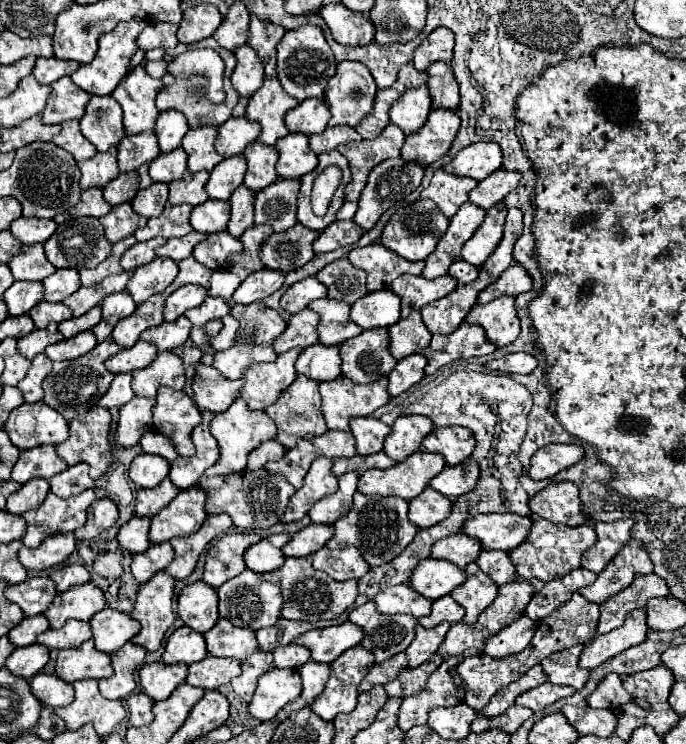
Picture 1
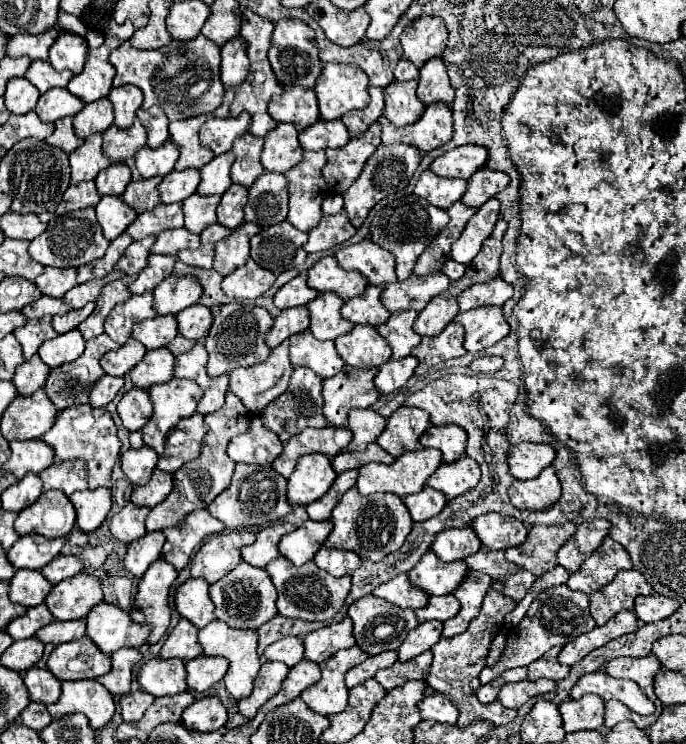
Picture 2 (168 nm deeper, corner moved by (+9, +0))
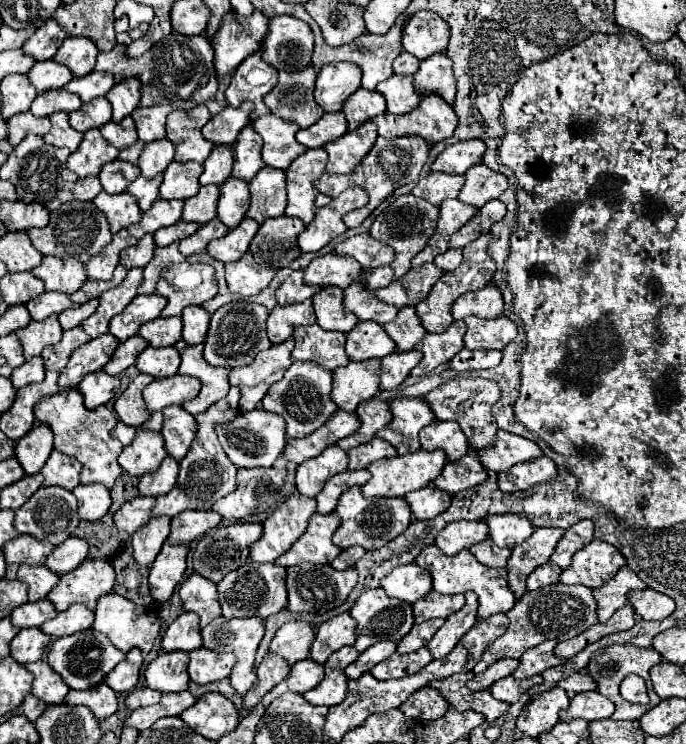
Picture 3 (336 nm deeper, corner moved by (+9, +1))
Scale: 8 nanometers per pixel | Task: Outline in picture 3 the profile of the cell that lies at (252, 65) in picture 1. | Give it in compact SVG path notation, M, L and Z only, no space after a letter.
M235 11L227 13L219 31L211 39L215 49L215 71L217 77L225 77L239 67L239 63L261 47L267 33L269 19L261 11L243 17Z

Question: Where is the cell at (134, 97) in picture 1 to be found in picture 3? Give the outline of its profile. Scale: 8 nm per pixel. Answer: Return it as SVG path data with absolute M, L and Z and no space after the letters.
M125 79L119 85L115 85L109 93L107 99L113 105L113 121L121 121L123 117L131 115L131 111L139 105L139 81L137 79Z

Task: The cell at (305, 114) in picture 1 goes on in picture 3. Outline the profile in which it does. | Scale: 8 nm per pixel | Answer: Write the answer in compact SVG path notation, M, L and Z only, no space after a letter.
M311 67L301 73L279 73L277 87L265 97L265 105L273 115L297 123L299 127L313 125L325 111L313 99L315 71Z

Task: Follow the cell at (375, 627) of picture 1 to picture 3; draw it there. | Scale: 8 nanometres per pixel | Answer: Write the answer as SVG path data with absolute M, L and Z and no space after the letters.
M381 587L363 593L355 601L355 605L351 607L351 617L357 621L357 629L355 629L357 641L355 641L355 647L357 647L359 653L363 653L365 649L369 649L371 645L375 645L379 641L399 643L413 627L413 609L411 609L411 605L405 603L405 601L389 597Z

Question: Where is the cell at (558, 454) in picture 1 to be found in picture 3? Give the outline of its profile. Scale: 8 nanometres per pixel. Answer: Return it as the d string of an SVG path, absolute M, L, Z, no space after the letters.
M499 431L495 447L481 451L479 461L487 469L501 473L501 471L507 471L507 467L513 467L521 461L539 459L539 457L543 457L543 451L535 441L529 441L525 437L519 437L507 431Z

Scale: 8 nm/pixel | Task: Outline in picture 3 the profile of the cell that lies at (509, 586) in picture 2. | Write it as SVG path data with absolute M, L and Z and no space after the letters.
M429 545L417 555L415 563L419 567L431 571L433 587L435 587L435 591L439 591L441 594L464 594L467 591L477 593L477 597L479 597L479 617L483 617L483 619L487 619L495 613L507 613L517 601L515 595L509 589L509 583L507 583L507 569L489 569L489 567L481 565L473 557L471 551L461 551L455 557L447 557L435 545Z

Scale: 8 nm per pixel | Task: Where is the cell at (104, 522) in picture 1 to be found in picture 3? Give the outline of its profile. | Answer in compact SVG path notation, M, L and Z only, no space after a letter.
M91 483L91 485L79 485L75 491L75 497L79 501L79 517L85 521L99 521L111 507L111 497L109 491L101 483Z

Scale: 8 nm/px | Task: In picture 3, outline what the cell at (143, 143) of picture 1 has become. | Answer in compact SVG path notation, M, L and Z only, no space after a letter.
M125 117L121 123L105 123L101 129L101 135L105 137L105 141L113 147L117 147L119 151L121 149L127 149L131 147L135 141L137 141L137 129L135 129L135 123L131 117Z

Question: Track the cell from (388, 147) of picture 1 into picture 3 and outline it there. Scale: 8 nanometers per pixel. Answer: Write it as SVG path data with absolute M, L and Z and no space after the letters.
M373 121L363 123L359 129L345 133L341 139L327 143L325 151L329 153L327 173L333 175L349 175L353 167L361 163L361 159L371 151L377 139L377 127Z

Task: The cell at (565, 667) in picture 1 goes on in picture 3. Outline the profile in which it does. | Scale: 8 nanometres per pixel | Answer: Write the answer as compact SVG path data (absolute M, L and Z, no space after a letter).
M545 641L541 645L525 651L523 657L519 659L519 667L513 673L513 677L515 679L527 679L533 675L541 675L543 671L547 671L551 667L561 665L563 661L559 657L555 657L555 653L553 653L555 645L557 645L555 641Z

